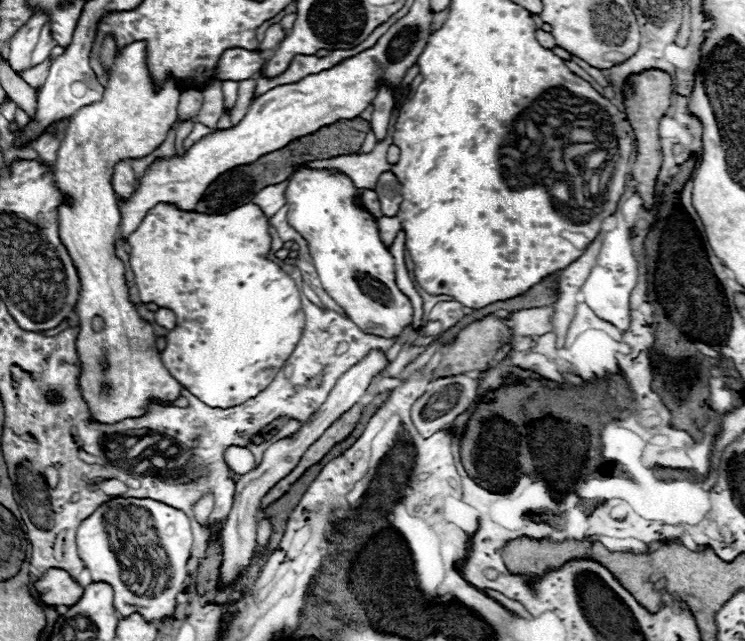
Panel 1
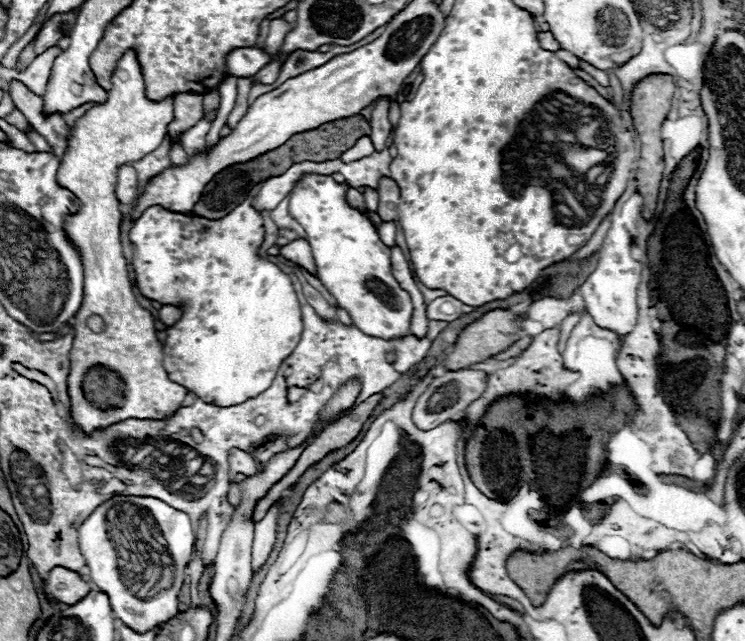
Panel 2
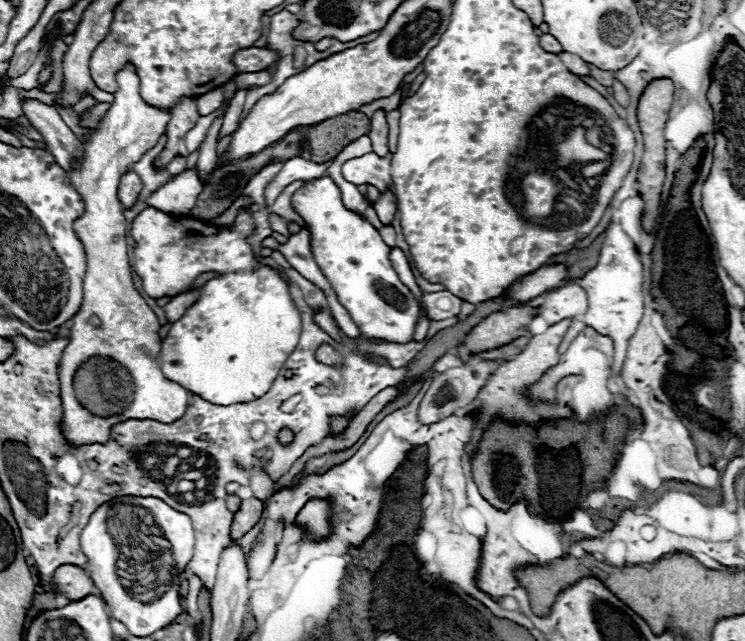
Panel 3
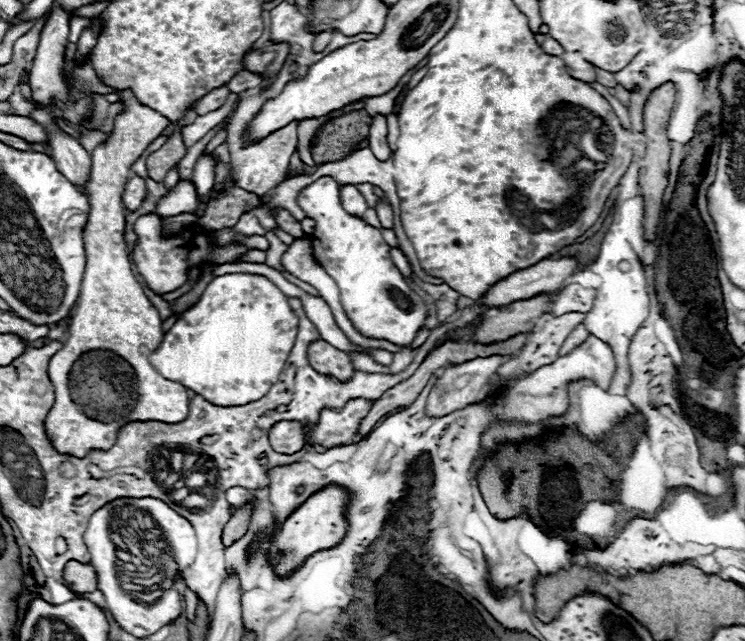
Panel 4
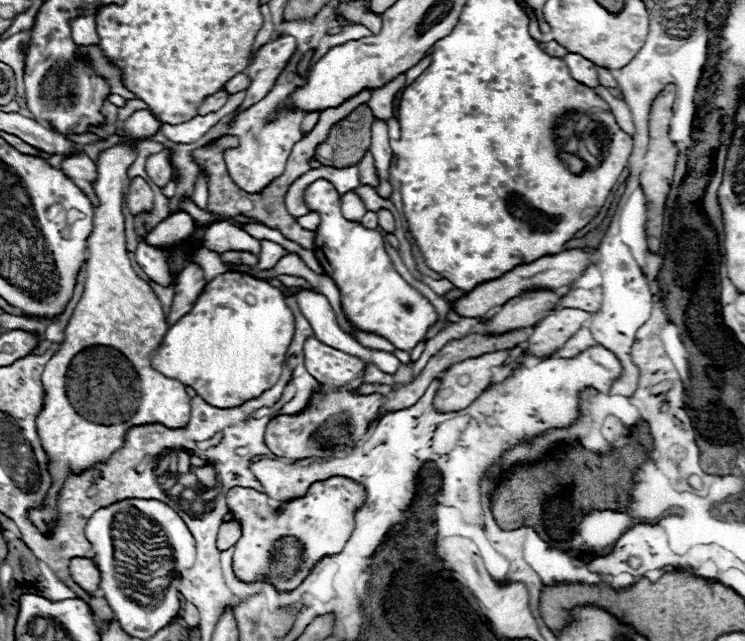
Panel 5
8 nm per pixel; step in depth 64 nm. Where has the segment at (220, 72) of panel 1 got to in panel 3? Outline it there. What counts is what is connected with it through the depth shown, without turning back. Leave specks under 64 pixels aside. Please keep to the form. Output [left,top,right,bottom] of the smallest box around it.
[232,48,278,74]

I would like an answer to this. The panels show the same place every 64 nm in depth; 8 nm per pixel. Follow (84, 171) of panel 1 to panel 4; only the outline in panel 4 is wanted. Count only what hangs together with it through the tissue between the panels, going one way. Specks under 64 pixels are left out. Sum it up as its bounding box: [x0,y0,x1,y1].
[46,90,190,458]

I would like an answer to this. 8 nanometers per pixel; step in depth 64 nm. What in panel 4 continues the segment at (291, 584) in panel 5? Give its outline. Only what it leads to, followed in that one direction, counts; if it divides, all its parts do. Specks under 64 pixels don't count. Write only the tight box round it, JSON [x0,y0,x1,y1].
[226,486,348,574]

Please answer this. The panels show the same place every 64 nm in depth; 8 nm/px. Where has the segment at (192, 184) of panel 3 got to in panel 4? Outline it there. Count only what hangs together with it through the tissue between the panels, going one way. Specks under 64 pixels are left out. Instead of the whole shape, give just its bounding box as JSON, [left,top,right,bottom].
[158,180,196,216]

